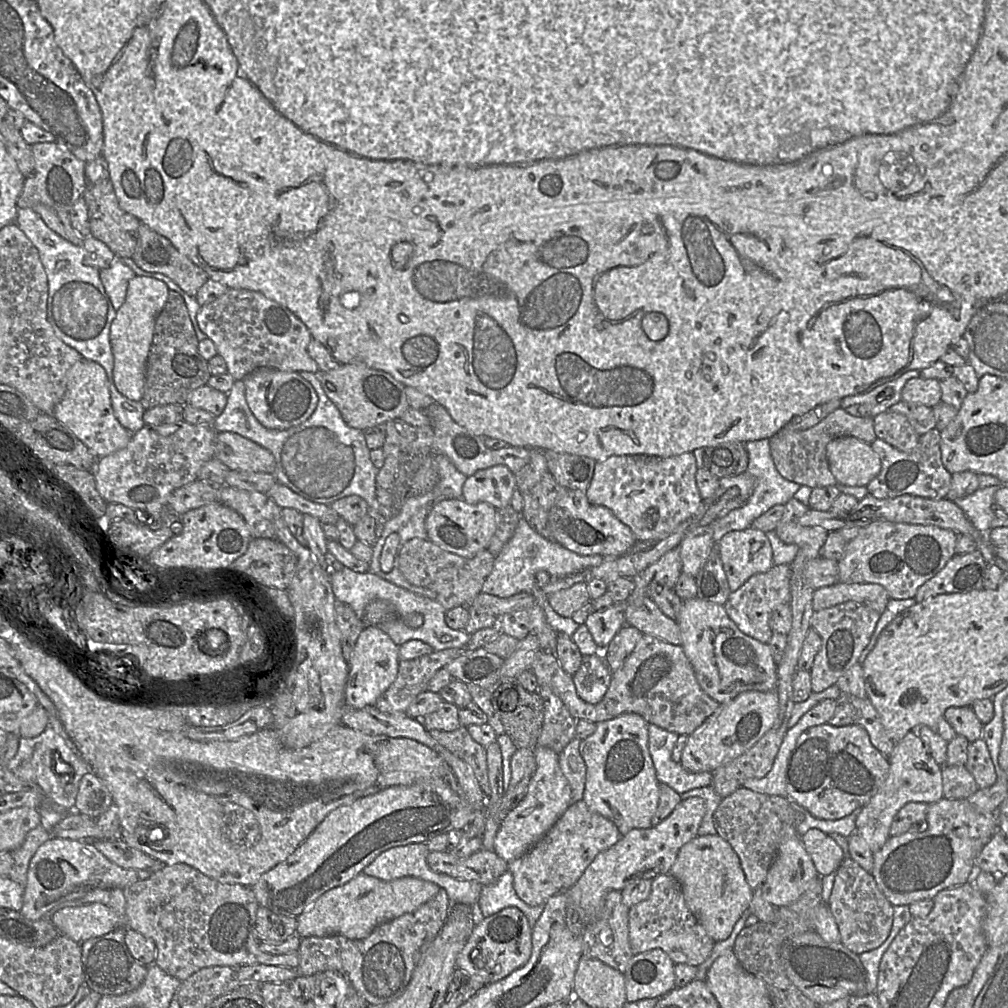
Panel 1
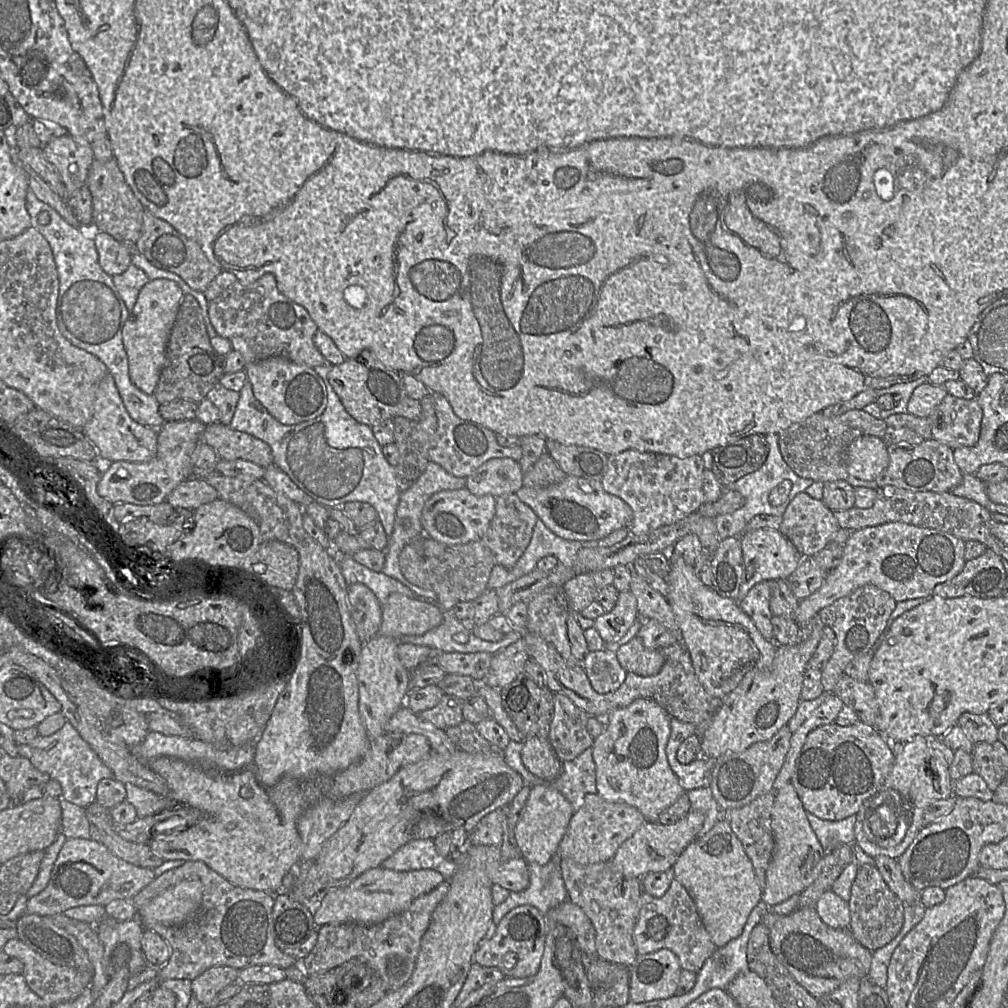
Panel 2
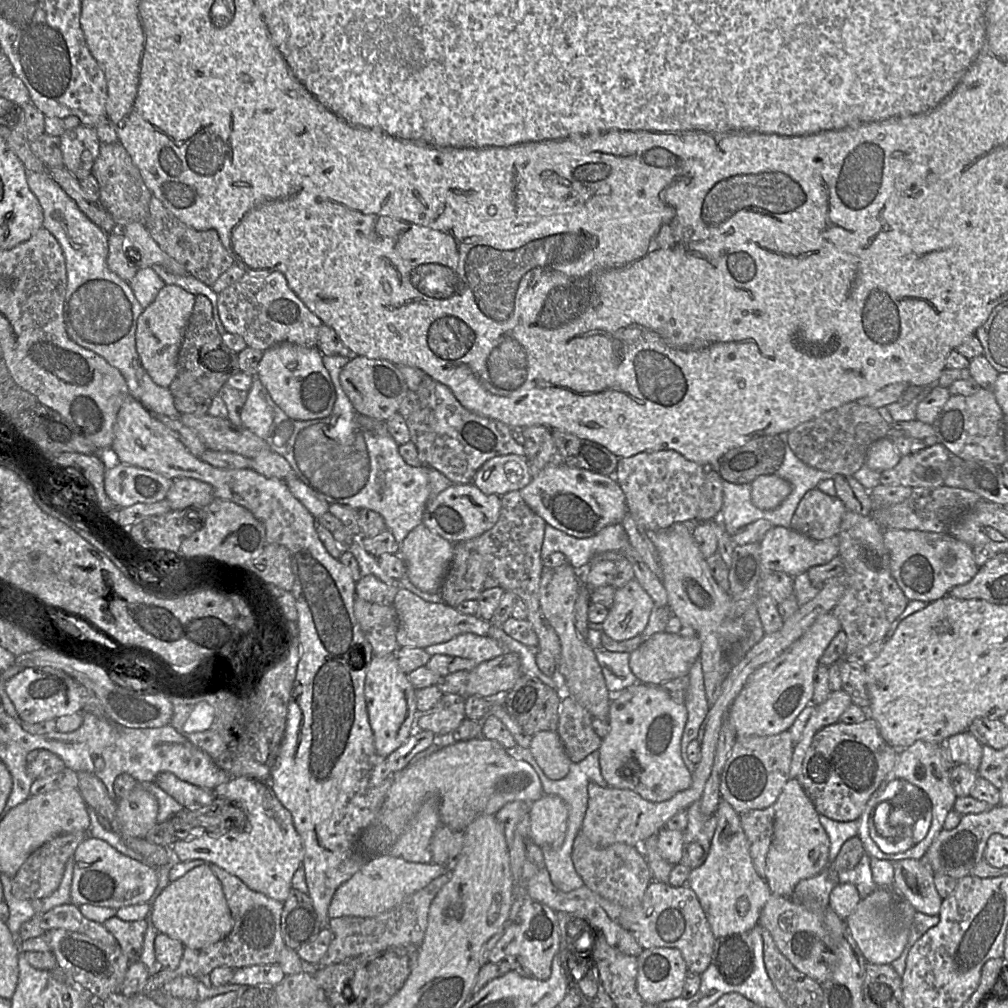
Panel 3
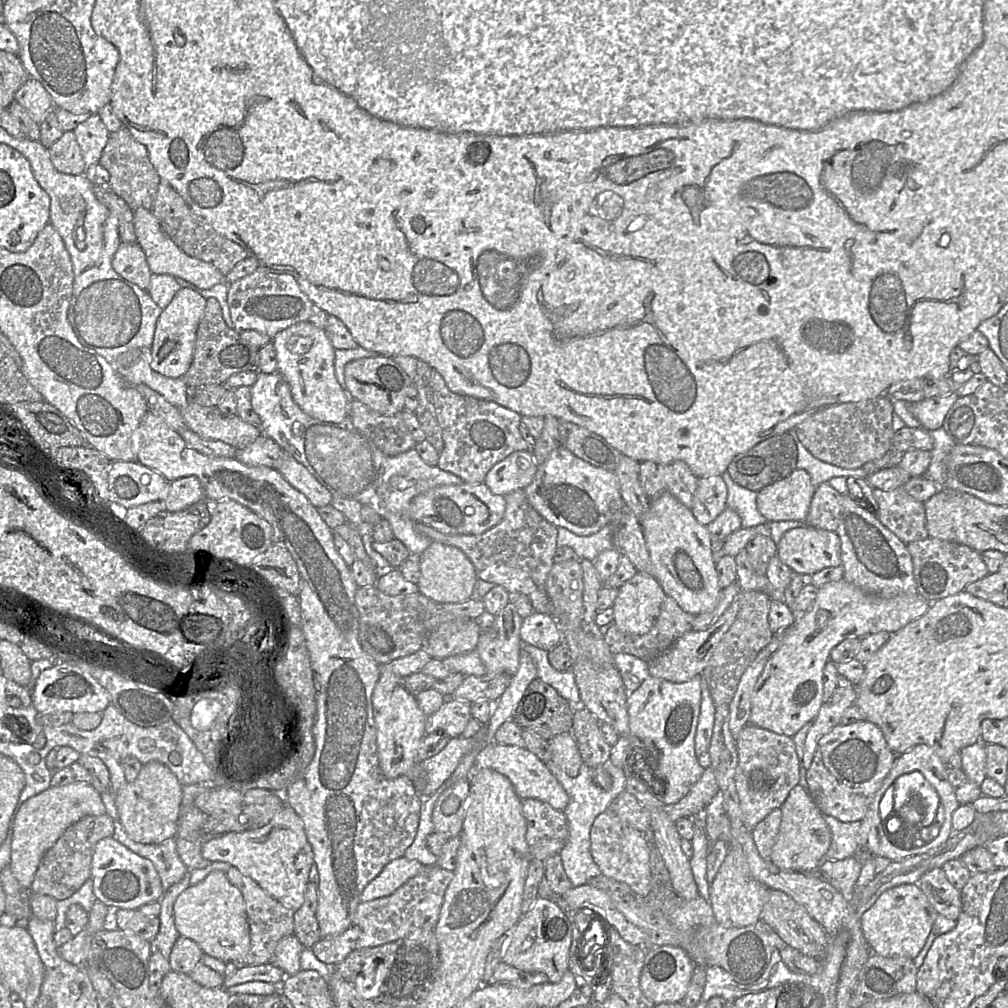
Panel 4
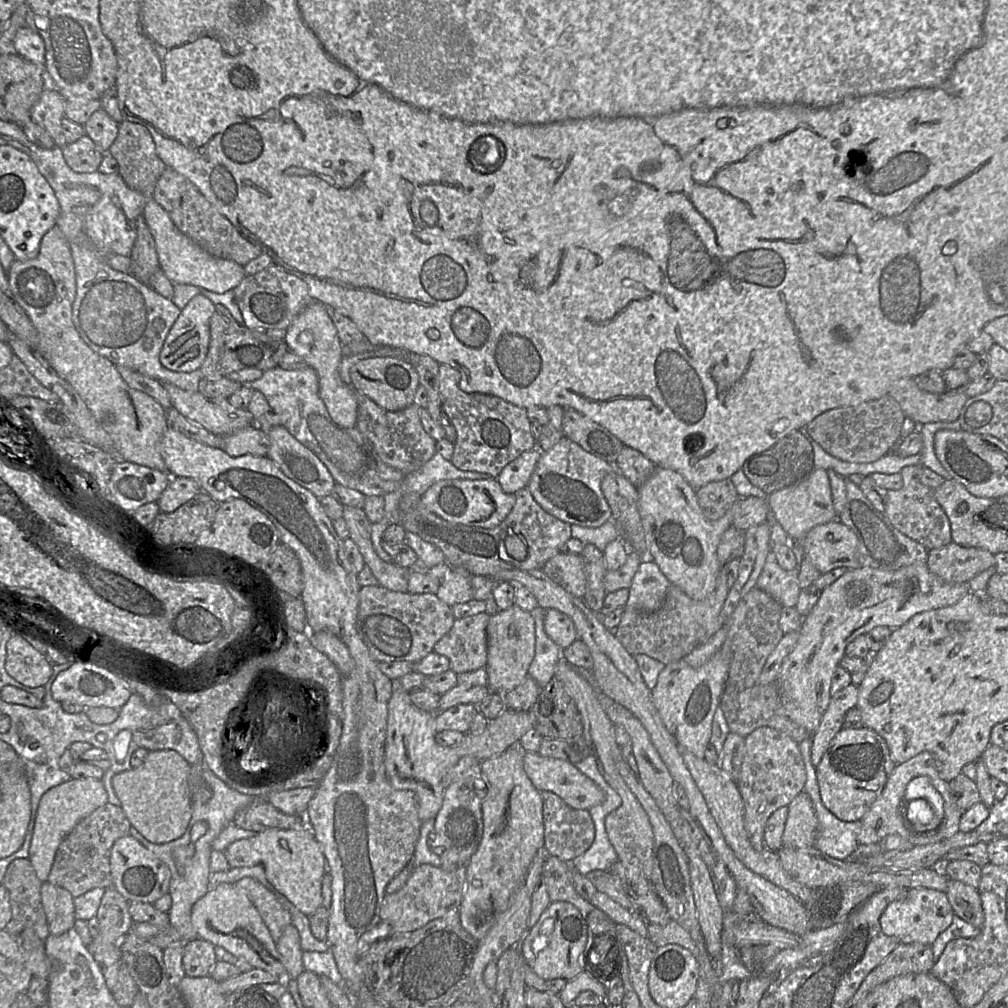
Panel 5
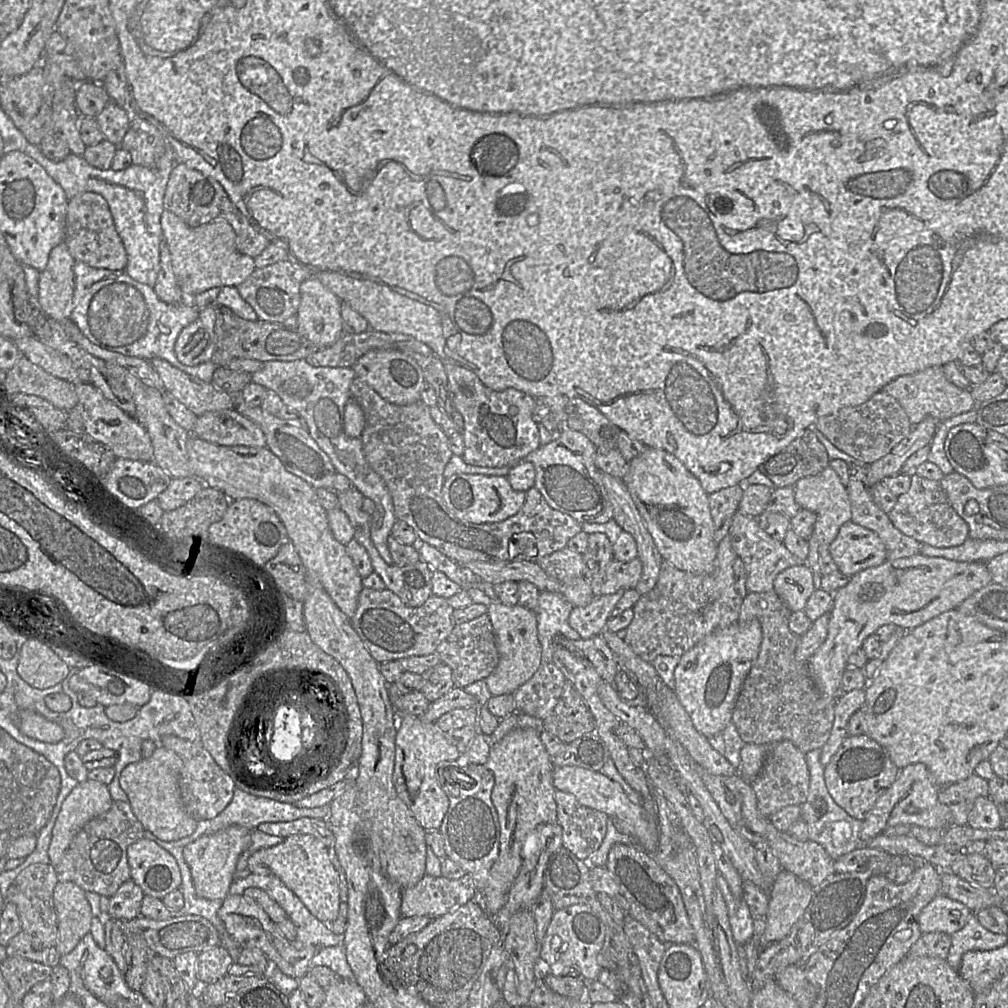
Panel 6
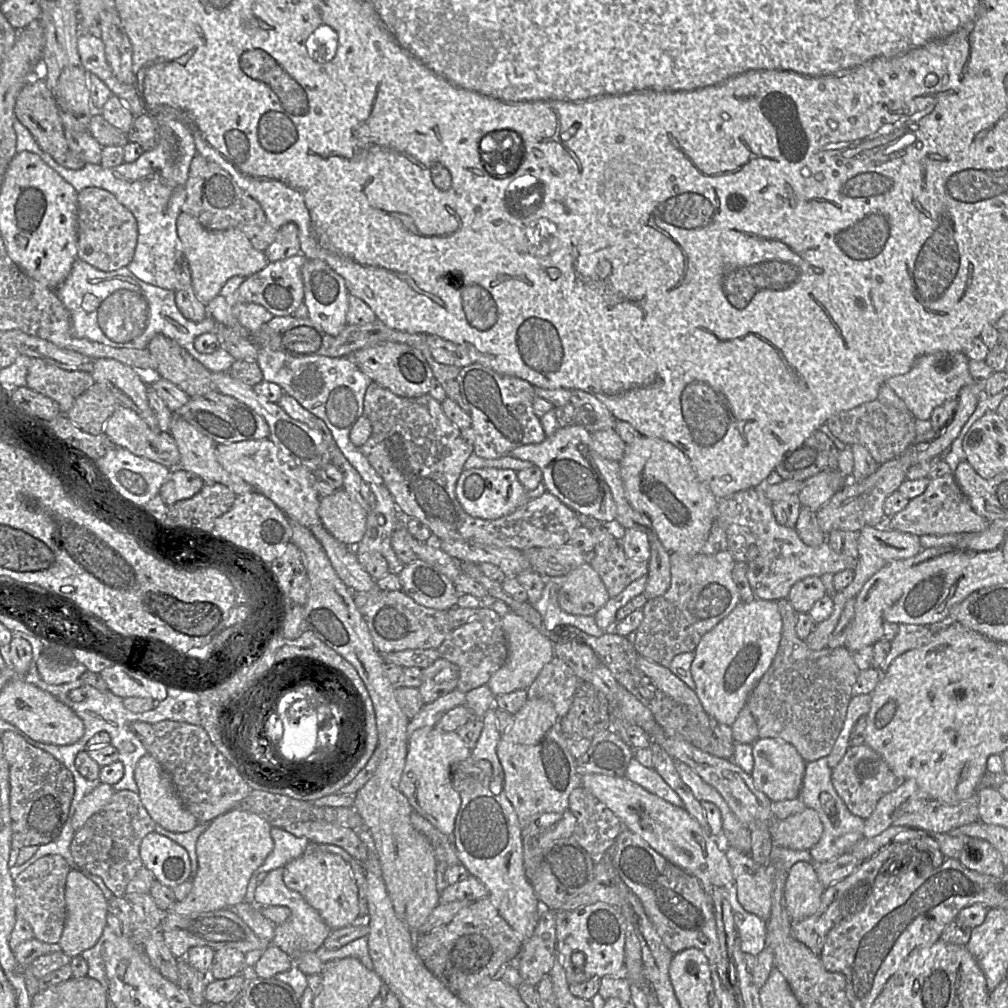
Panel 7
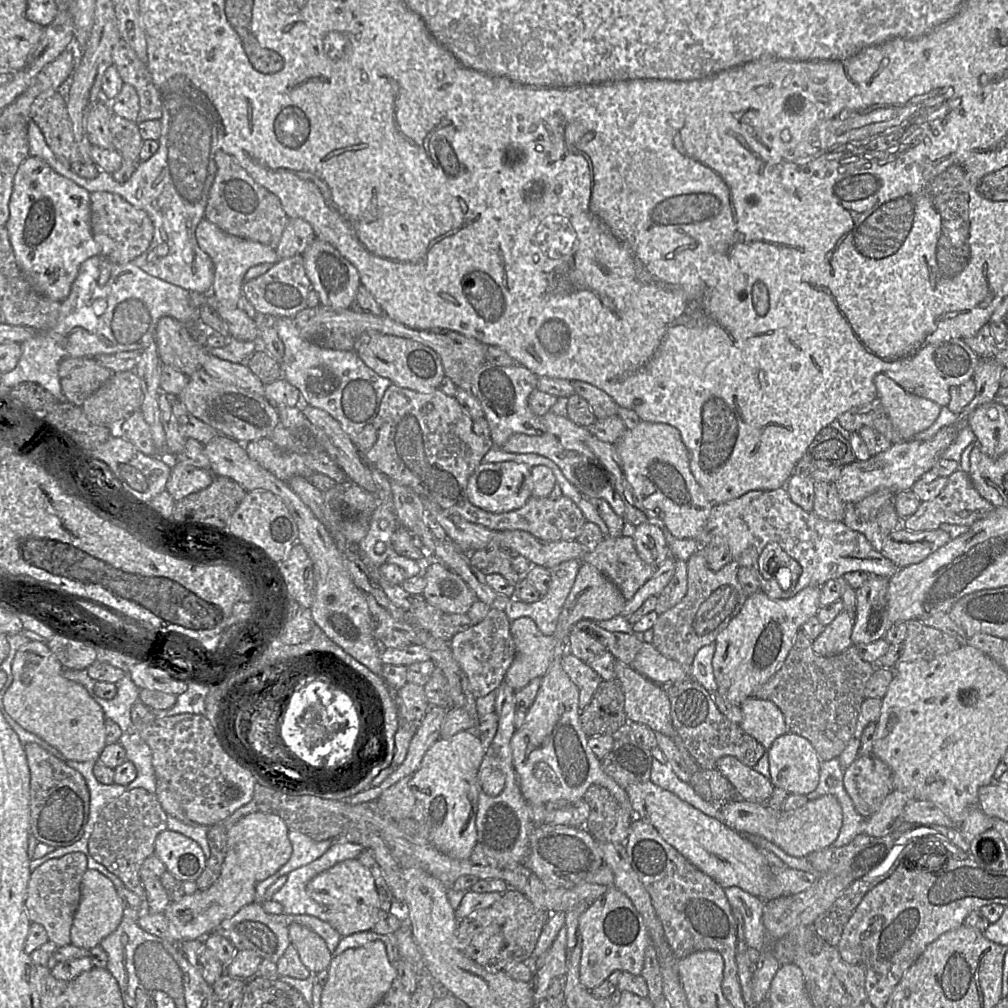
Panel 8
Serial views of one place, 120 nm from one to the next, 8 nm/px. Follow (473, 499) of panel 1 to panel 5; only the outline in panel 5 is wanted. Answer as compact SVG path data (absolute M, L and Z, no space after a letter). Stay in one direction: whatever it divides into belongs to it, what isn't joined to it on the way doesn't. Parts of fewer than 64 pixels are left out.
M538 448L525 451L508 463L496 478L503 491L515 494L528 487L542 452Z

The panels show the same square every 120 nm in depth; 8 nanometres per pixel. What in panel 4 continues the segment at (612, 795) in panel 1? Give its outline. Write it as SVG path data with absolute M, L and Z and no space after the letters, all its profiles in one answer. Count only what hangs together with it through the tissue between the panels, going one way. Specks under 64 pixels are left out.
M696 675L689 681L675 683L649 676L627 697L630 735L621 735L611 746L609 761L621 769L632 748L644 743L647 750L652 752L654 746L659 751L660 759L654 756L659 763L655 776L662 779L662 792L655 796L665 804L680 801L704 770L695 752L695 733L701 710L701 679L701 675Z

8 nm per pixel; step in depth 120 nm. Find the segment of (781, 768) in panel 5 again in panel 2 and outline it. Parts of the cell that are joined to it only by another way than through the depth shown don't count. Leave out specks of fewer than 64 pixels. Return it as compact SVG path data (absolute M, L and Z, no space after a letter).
M785 725L770 739L756 742L742 752L725 753L713 762L708 787L723 810L742 807L773 791L773 783L790 748L791 735Z

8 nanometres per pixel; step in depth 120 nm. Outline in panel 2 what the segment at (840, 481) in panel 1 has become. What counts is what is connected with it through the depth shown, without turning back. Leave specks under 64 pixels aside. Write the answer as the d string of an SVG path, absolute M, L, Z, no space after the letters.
M861 435L847 448L848 474L862 480L875 480L889 464L887 444L882 438Z

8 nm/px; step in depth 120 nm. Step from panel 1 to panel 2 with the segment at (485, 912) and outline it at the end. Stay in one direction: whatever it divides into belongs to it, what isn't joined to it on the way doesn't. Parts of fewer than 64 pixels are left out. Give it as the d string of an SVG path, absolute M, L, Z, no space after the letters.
M557 854L546 865L529 866L529 886L520 892L510 892L505 901L494 906L492 922L497 925L512 909L531 905L542 914L567 900L567 890L562 877L562 859Z

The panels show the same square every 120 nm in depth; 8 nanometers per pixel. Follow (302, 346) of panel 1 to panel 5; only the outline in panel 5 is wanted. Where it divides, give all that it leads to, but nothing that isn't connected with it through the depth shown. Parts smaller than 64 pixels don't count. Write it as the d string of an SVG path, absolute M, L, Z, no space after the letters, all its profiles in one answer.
M274 263L253 275L246 275L233 291L244 325L252 330L285 330L294 318L313 301L305 281Z

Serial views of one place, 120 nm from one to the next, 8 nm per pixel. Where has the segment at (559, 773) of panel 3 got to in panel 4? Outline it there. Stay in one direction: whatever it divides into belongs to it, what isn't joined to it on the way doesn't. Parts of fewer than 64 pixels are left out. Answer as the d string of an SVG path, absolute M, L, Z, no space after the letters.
M570 733L559 734L548 740L551 760L569 777L579 773L583 760L575 739Z

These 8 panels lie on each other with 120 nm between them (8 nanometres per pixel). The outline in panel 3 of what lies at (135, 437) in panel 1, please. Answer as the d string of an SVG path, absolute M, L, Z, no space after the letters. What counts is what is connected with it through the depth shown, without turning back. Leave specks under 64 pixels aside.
M119 462L106 470L104 489L116 508L165 499L172 480L141 467Z

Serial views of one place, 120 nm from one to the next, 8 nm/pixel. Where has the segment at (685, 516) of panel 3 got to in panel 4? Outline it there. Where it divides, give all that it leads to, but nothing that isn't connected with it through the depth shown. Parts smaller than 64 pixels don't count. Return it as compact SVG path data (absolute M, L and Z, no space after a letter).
M674 461L670 464L640 462L639 478L650 500L663 492L669 492L686 507L692 507L698 477L683 461Z

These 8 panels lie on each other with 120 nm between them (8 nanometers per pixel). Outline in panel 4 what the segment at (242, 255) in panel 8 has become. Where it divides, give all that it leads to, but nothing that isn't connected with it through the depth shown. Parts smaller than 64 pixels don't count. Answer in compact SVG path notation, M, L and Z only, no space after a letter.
M138 208L134 211L136 243L145 253L150 271L153 274L168 274L194 284L200 289L210 289L224 282L225 276L212 264L185 254L162 230L159 221L151 210Z

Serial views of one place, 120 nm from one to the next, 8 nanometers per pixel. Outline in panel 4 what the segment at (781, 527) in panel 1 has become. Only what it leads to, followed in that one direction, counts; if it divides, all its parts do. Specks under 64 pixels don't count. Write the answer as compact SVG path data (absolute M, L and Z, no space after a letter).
M826 481L816 488L804 524L836 532L841 512L842 494Z

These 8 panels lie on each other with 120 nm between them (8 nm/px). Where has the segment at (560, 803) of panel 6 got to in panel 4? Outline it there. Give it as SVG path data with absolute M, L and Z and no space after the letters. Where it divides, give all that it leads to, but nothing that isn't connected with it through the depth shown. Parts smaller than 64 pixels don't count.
M528 798L522 800L522 813L527 825L525 839L532 857L544 861L550 856L559 855L569 835L563 811Z

